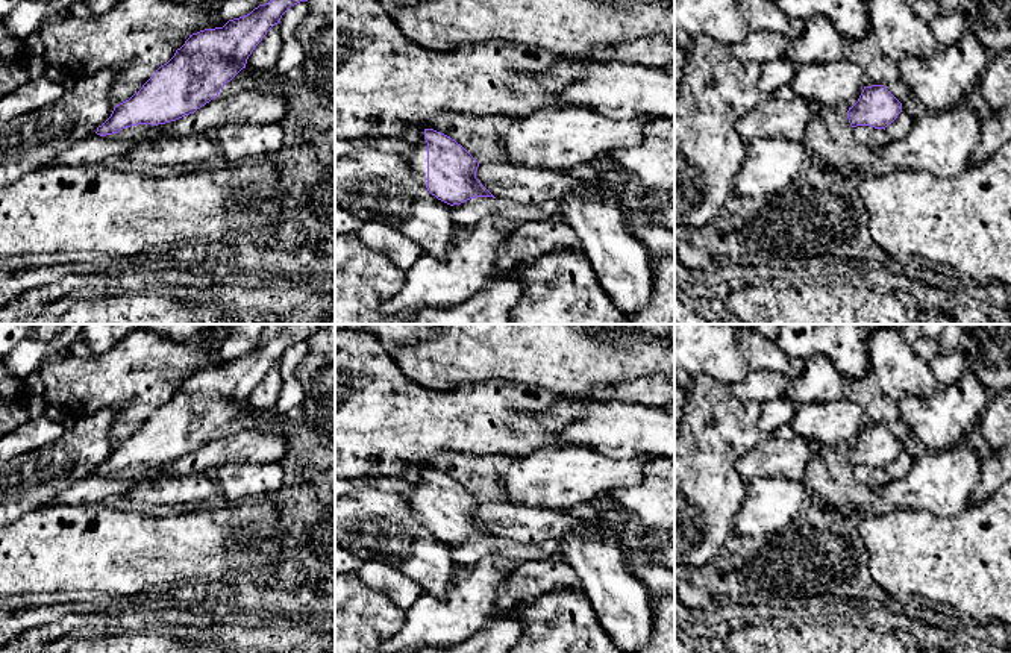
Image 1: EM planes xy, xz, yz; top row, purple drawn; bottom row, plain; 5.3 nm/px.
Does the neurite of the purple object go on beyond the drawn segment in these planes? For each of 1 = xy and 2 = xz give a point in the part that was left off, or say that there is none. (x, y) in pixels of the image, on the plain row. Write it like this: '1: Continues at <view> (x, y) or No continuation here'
1: No continuation here
2: Continues at xz (416, 497)

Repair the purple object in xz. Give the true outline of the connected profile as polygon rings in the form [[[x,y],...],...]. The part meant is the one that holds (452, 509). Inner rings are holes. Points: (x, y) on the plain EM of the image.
[[[424,465],[406,476],[411,476],[414,483],[409,491],[402,494],[402,497],[409,505],[415,520],[438,539],[453,545],[476,536],[496,538],[476,518],[479,501],[455,479],[434,468],[426,468]]]

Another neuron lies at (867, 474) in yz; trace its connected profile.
[[[856,465],[853,467],[855,476],[870,488],[882,486],[891,479],[884,468],[875,468],[870,465]]]

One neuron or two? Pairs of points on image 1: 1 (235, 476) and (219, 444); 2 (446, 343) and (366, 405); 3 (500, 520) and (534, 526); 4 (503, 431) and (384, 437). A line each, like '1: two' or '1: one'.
1: two
2: two
3: one
4: one

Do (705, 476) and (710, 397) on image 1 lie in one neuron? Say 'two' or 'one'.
one

